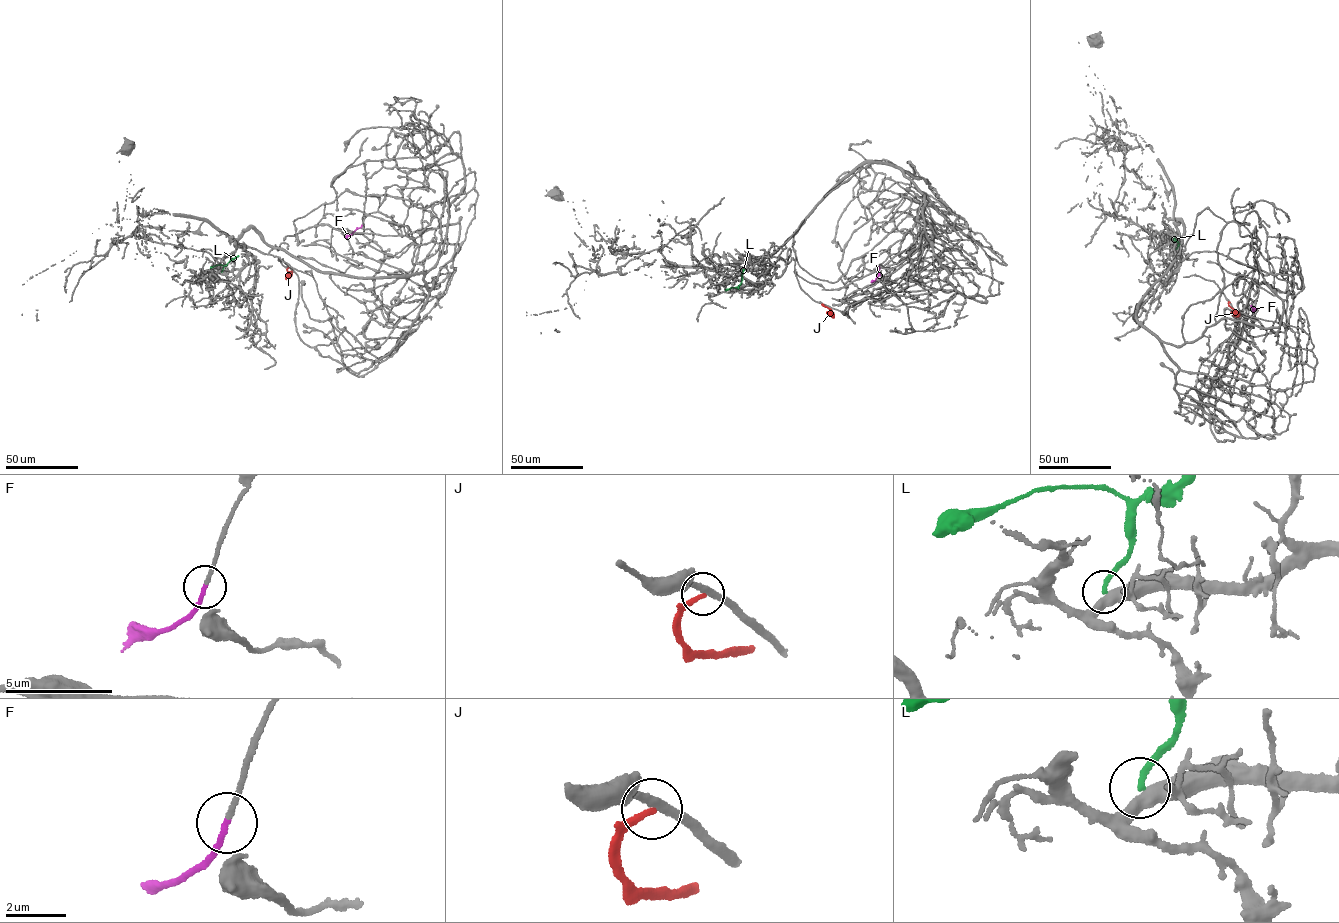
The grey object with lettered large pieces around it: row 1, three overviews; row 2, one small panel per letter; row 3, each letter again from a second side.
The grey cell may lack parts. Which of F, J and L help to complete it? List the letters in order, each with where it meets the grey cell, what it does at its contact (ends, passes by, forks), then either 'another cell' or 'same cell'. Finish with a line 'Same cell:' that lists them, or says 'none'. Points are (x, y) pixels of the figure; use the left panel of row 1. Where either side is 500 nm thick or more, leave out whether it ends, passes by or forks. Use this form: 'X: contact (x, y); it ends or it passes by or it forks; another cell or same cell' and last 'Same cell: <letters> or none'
F: contact (362, 225); it ends; same cell
J: contact (288, 267); it ends; another cell
L: contact (221, 272); it ends; another cell
Same cell: F

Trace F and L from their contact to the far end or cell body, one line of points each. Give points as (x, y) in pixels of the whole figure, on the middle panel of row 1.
F: (879, 266), (879, 275), (871, 282)
L: (738, 289), (743, 269)

